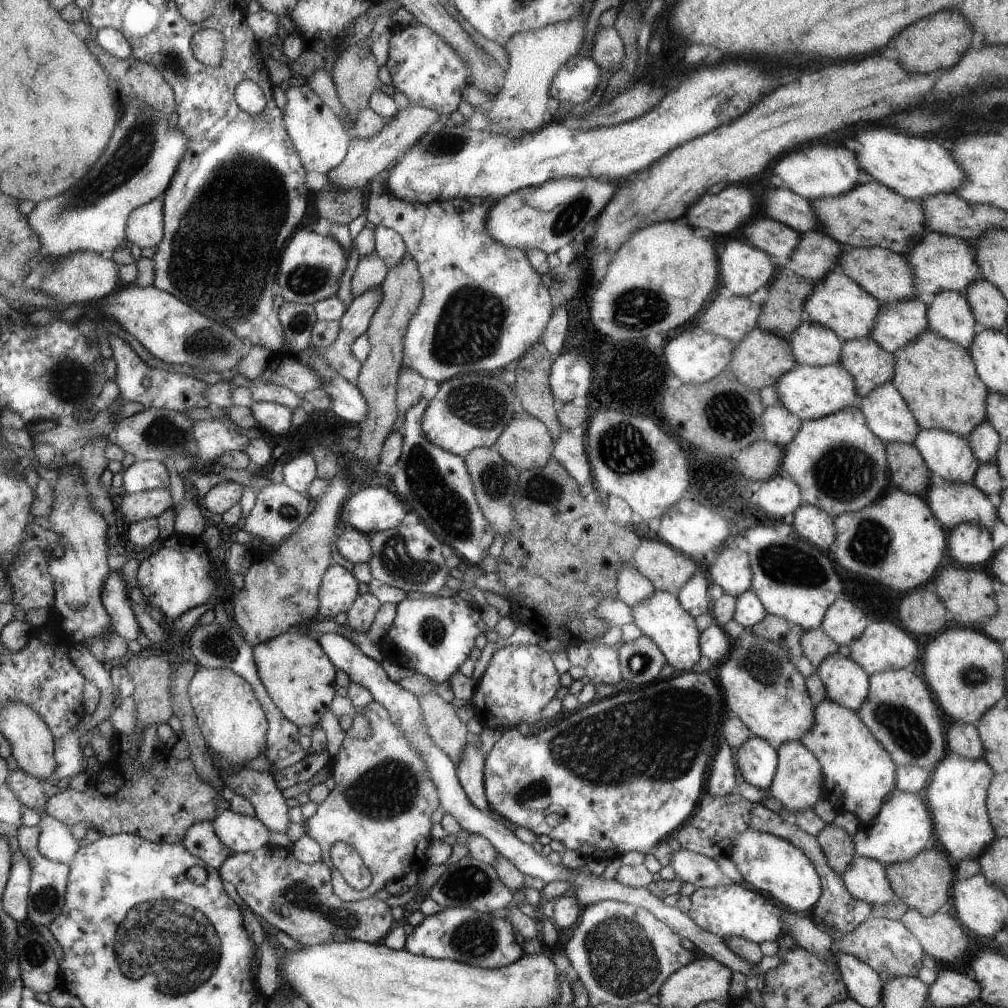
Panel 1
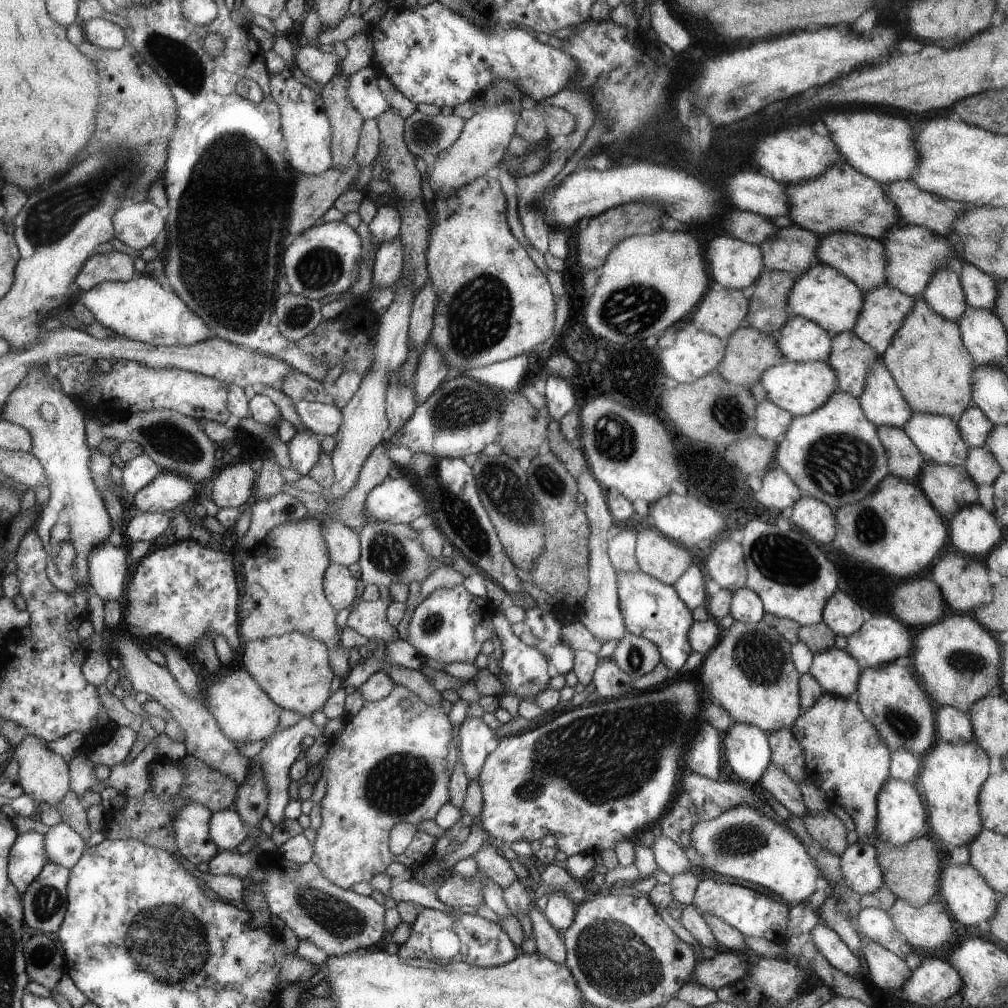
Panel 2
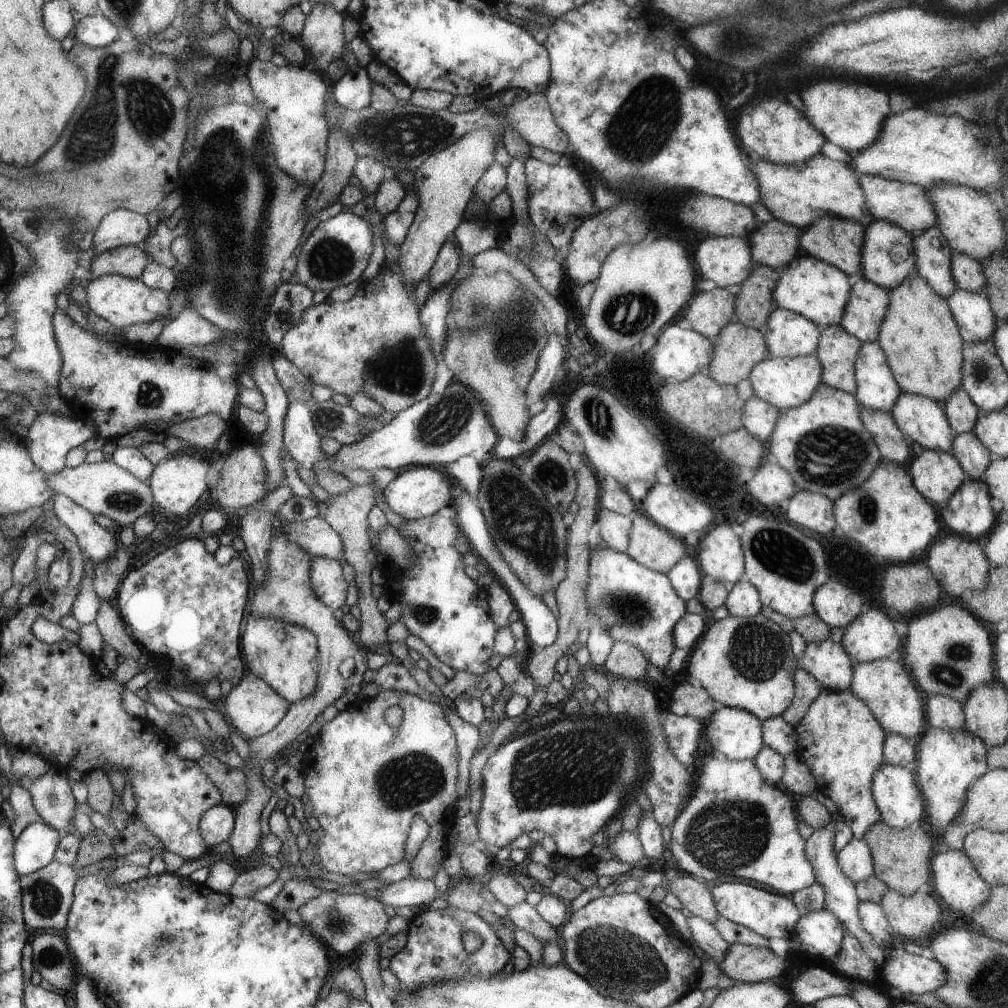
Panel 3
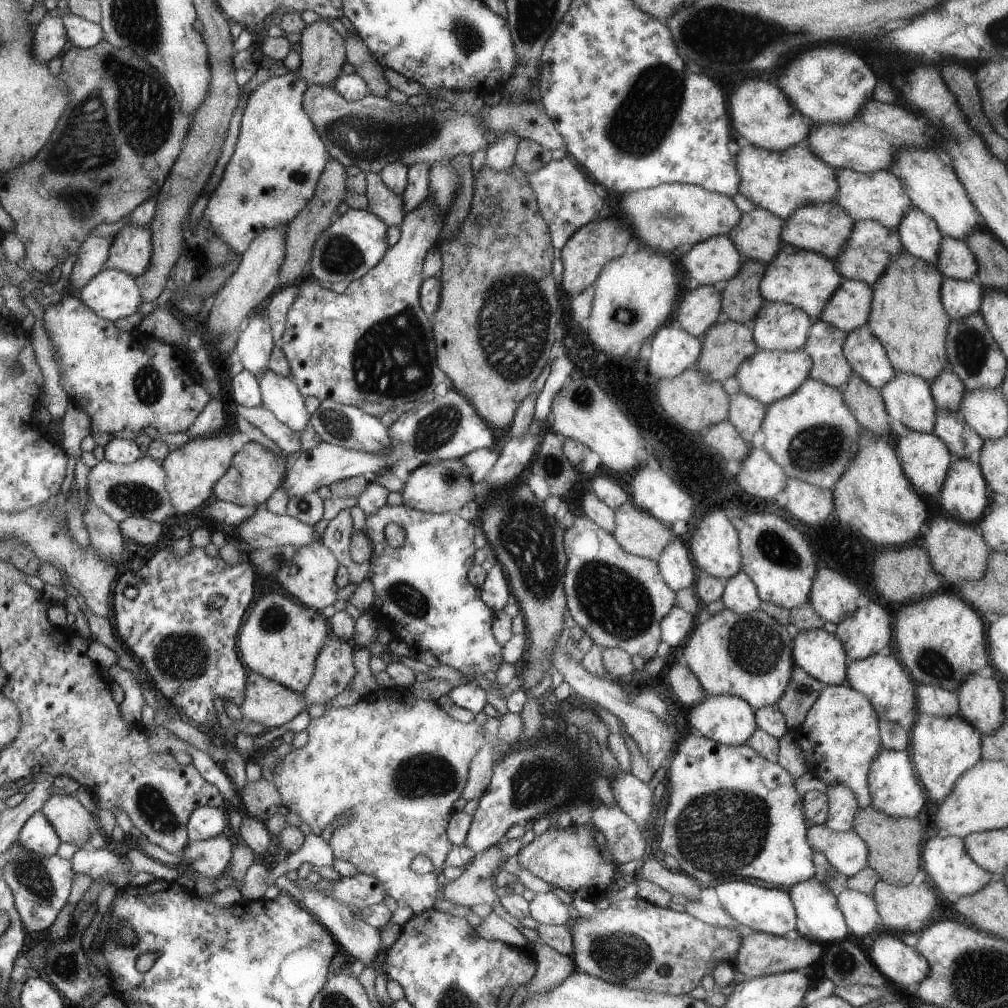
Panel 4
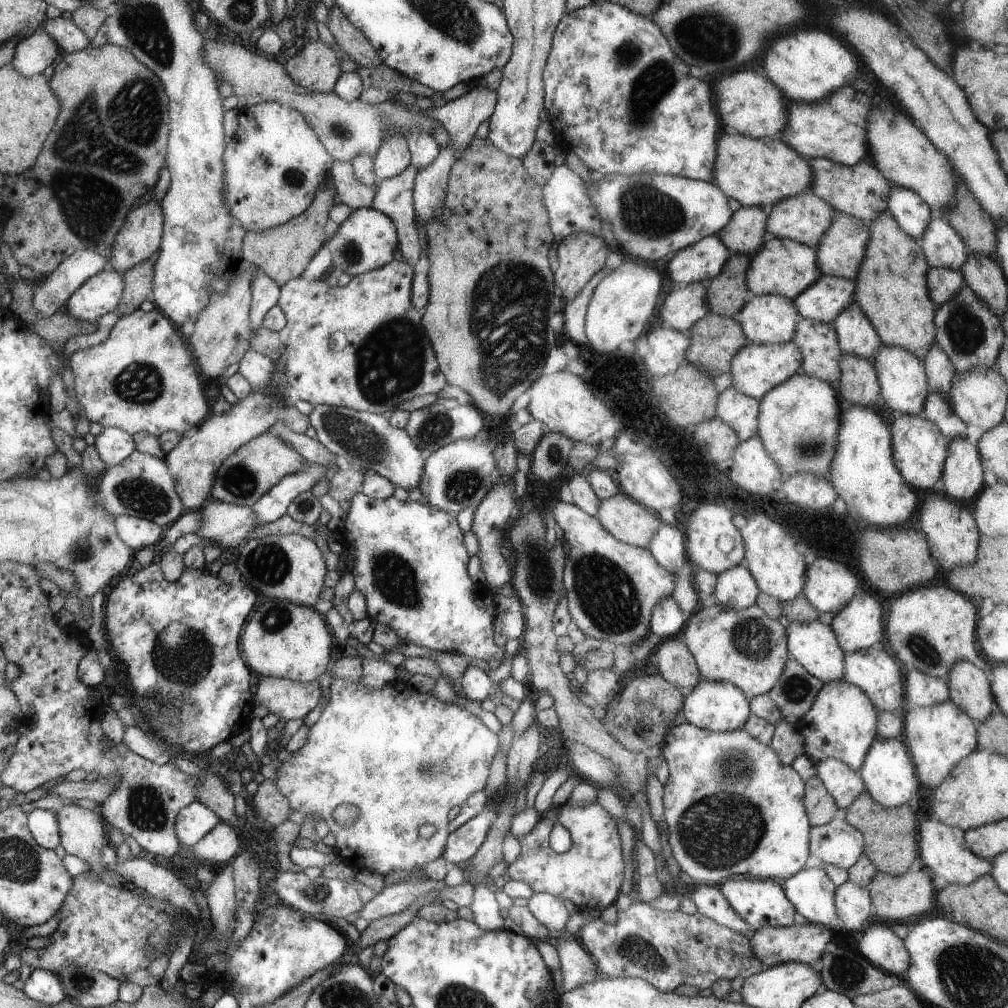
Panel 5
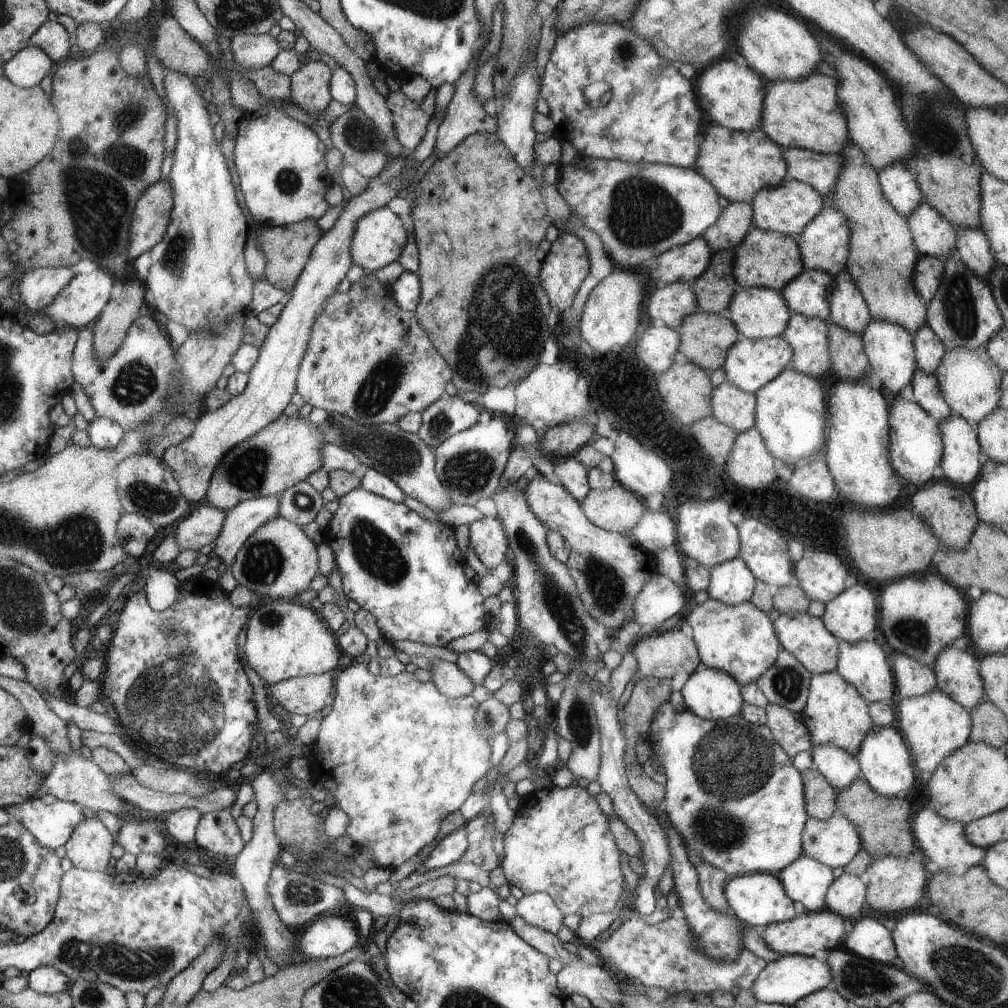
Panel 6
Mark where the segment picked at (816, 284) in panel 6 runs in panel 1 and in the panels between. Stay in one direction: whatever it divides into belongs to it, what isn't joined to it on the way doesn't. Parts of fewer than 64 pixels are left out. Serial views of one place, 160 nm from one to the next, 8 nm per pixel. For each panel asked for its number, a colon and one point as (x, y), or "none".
1: (898, 323)
2: (884, 308)
3: (866, 306)
4: (848, 308)
5: (822, 302)

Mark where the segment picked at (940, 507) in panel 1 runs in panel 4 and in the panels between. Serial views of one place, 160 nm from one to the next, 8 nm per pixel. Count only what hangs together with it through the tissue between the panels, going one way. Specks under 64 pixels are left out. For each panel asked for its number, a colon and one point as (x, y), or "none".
2: (948, 487)
3: (936, 475)
4: (925, 459)

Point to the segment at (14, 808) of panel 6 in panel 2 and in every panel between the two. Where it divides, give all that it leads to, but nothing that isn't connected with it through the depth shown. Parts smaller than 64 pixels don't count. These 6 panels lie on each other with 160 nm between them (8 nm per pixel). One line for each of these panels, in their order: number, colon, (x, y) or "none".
2: (29, 856)
3: (36, 845)
4: (37, 835)
5: (43, 824)

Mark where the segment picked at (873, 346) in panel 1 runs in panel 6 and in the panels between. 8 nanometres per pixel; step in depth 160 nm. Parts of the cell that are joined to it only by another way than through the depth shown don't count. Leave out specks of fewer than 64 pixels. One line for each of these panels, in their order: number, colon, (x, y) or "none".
2: (851, 359)
3: (837, 349)
4: (824, 344)
5: (817, 341)
6: (808, 337)

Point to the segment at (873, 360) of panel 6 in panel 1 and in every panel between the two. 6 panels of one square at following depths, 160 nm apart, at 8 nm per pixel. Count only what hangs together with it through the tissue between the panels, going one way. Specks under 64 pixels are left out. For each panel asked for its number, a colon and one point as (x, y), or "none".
1: (947, 454)
2: (937, 437)
3: (920, 419)
4: (907, 397)
5: (903, 383)

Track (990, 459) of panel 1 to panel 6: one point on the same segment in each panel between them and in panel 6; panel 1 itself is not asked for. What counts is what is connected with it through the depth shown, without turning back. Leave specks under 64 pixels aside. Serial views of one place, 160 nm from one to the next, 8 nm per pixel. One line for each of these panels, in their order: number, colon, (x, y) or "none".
2: (973, 425)
3: (961, 412)
4: (947, 389)
5: (940, 372)
6: (929, 349)

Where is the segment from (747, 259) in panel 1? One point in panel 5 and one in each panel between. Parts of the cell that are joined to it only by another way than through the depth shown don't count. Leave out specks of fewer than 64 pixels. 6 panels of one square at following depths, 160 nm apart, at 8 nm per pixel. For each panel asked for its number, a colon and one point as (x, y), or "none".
2: (734, 264)
3: (726, 260)
4: (716, 259)
5: (700, 263)

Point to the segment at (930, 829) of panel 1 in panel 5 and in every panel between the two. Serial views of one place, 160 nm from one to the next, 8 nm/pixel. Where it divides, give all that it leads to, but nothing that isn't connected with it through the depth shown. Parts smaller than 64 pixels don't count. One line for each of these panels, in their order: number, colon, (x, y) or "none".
2: (902, 817)
3: (899, 800)
4: (894, 788)
5: (888, 774)

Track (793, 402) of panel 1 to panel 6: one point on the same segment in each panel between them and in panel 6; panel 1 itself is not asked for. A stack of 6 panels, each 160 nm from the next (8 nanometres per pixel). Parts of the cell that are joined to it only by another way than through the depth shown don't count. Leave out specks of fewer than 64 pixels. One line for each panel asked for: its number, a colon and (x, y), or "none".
2: (799, 388)
3: (785, 382)
4: (766, 376)
5: (758, 368)
6: (749, 364)

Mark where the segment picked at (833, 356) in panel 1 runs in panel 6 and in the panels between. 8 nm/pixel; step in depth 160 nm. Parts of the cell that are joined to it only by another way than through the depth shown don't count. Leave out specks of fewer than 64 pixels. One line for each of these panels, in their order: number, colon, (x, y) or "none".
2: (799, 340)
3: (787, 334)
4: (778, 326)
5: (765, 319)
6: (756, 312)

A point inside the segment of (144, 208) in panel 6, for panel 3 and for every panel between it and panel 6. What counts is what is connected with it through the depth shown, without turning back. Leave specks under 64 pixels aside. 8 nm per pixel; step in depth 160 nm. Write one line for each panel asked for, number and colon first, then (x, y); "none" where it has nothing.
3: (130, 261)
4: (131, 251)
5: (140, 239)

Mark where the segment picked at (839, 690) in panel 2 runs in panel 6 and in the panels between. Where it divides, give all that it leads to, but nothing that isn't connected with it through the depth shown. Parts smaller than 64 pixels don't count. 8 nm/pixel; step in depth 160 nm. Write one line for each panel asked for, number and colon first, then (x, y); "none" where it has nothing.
3: (826, 660)
4: (820, 654)
5: (814, 645)
6: (806, 637)

